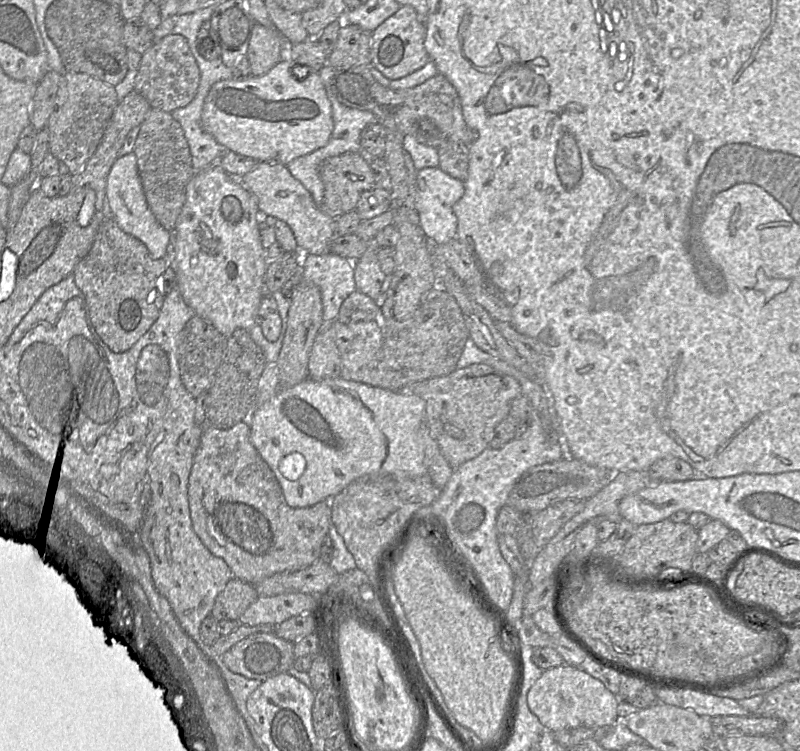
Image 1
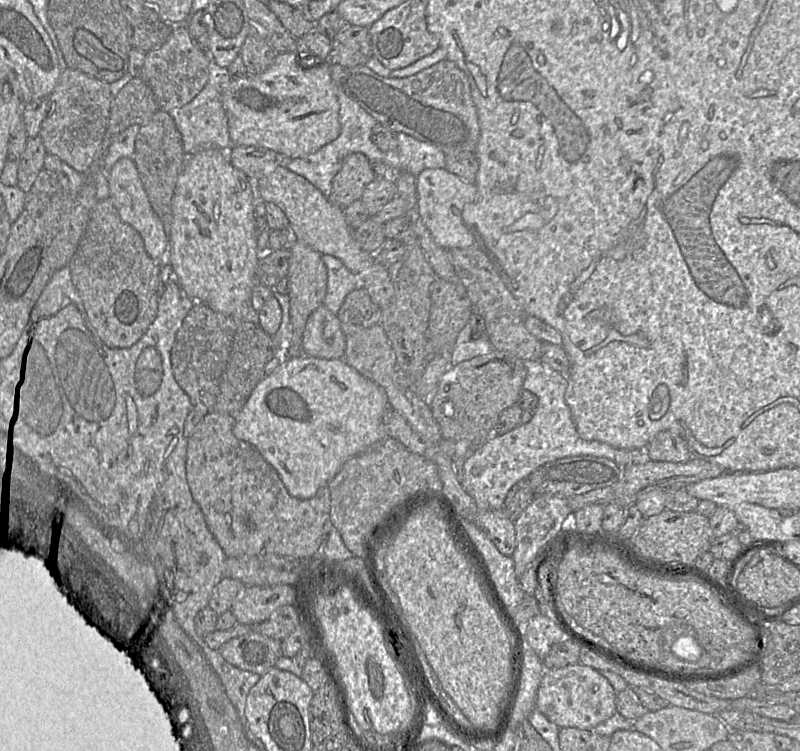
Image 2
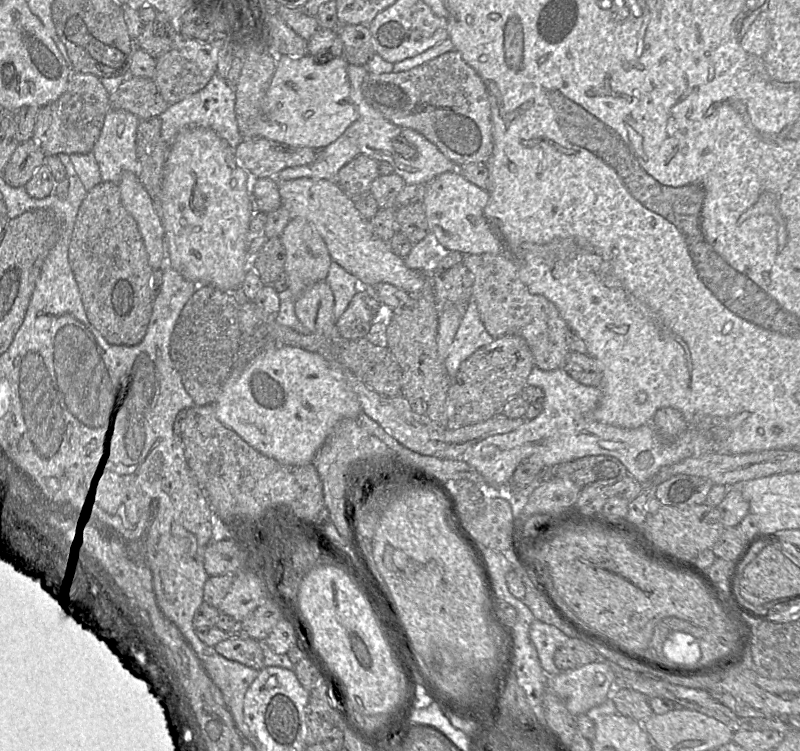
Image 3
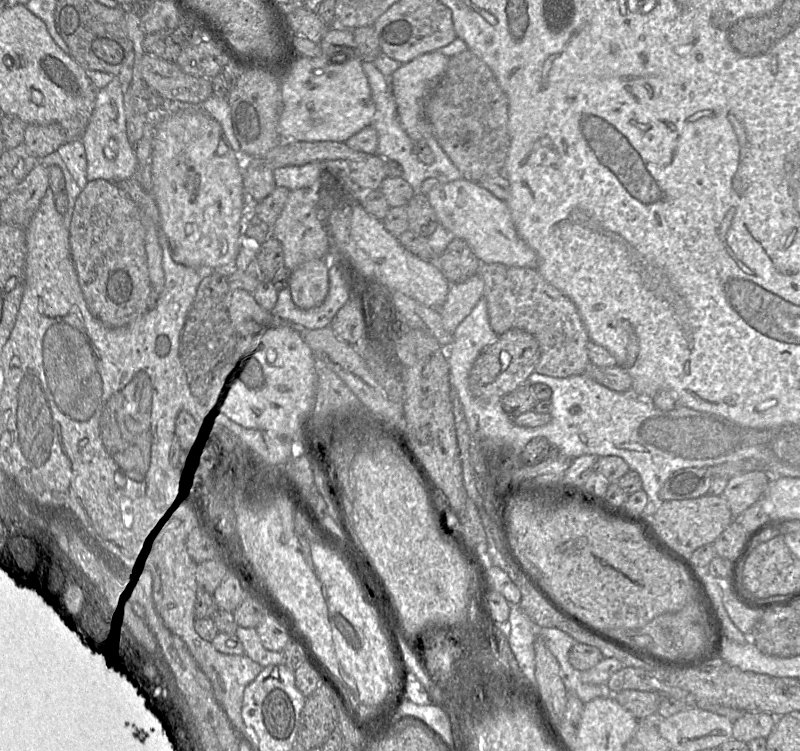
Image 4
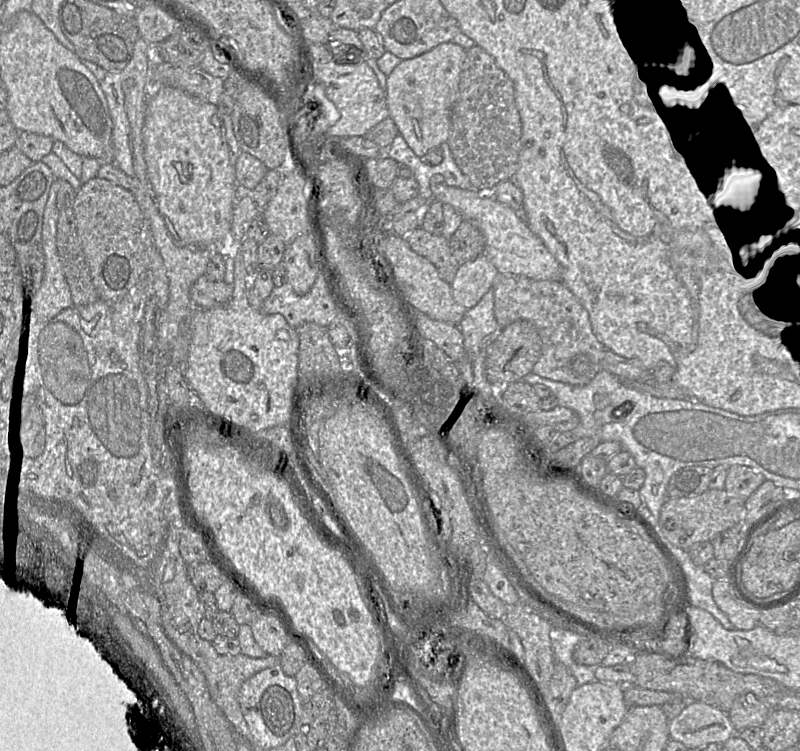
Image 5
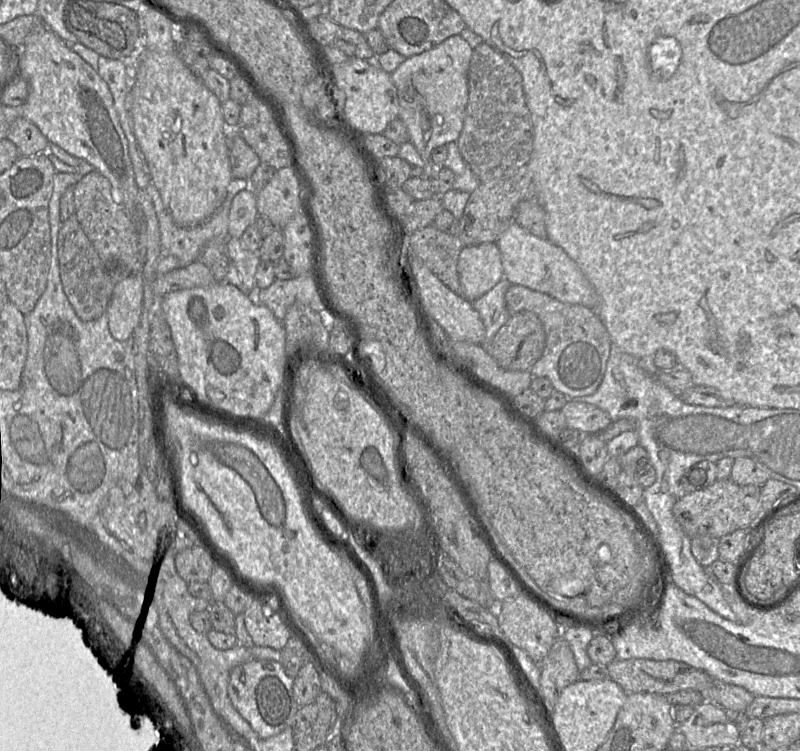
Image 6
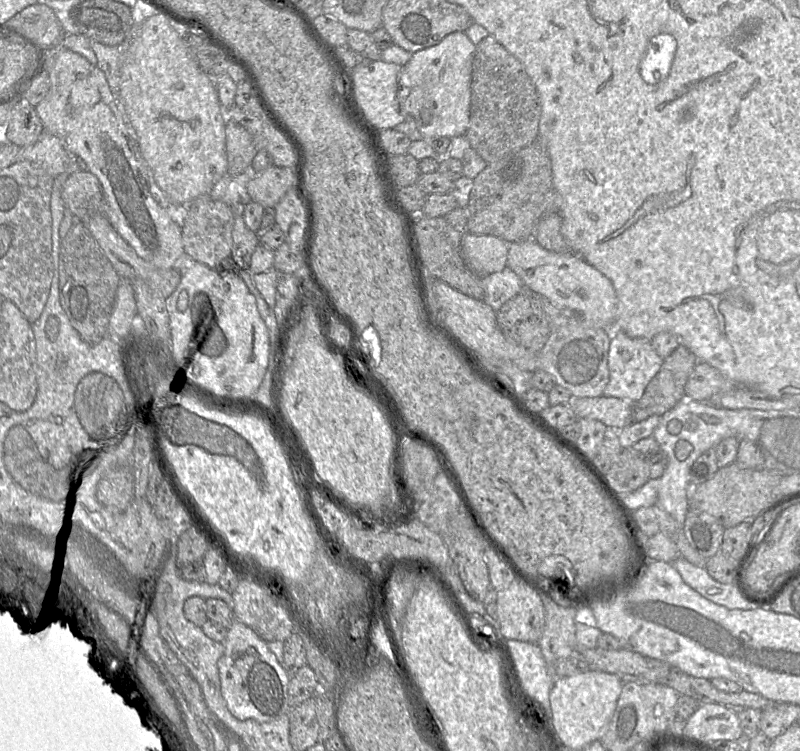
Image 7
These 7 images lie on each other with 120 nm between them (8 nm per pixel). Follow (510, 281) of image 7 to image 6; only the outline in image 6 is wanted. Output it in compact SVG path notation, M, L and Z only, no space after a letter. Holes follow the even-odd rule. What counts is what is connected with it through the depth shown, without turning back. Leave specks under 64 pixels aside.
M503 277L486 294L471 302L485 327L485 340L482 344L485 347L510 317L505 303L505 294L510 286L511 283Z

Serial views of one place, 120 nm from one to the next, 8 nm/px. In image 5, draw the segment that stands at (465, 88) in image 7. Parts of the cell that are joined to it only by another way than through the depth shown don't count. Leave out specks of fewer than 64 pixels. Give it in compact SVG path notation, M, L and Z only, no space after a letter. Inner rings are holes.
M452 41L401 62L387 76L386 102L394 120L414 153L422 158L431 149L447 142L451 128L451 112L457 100L458 86L466 50Z

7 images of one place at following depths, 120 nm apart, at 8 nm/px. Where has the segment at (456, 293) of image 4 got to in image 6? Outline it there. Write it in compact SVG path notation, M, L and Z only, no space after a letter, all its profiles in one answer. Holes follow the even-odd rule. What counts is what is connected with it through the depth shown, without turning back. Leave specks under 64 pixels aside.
M495 242L464 246L457 271L463 297L473 302L491 290L504 276L501 253Z

